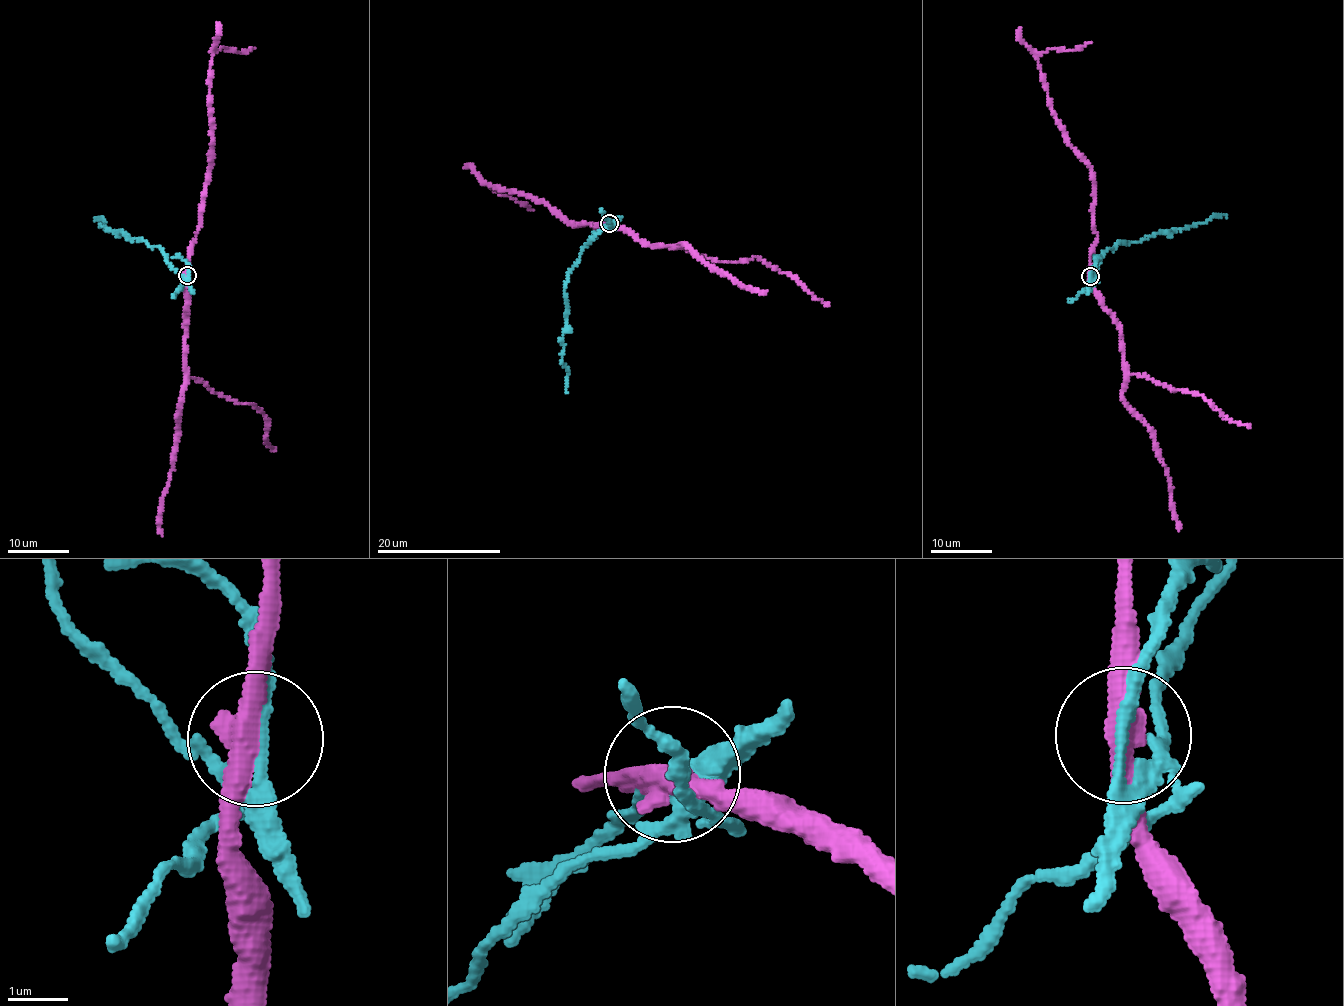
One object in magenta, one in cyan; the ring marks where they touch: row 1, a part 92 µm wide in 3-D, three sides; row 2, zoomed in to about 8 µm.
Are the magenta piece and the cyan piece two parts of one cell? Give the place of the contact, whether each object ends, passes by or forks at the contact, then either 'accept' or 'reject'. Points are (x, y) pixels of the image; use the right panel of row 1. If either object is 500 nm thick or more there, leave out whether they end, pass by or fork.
place (1090, 276); magenta passes by; cyan forks; reject

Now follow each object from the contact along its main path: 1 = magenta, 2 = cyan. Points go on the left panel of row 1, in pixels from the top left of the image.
1: (187, 276), (190, 247), (201, 218), (212, 150), (208, 84), (213, 51), (220, 47), (238, 51), (254, 48)
2: (187, 276), (170, 266), (160, 250), (109, 232), (100, 226), (101, 218), (95, 220)

